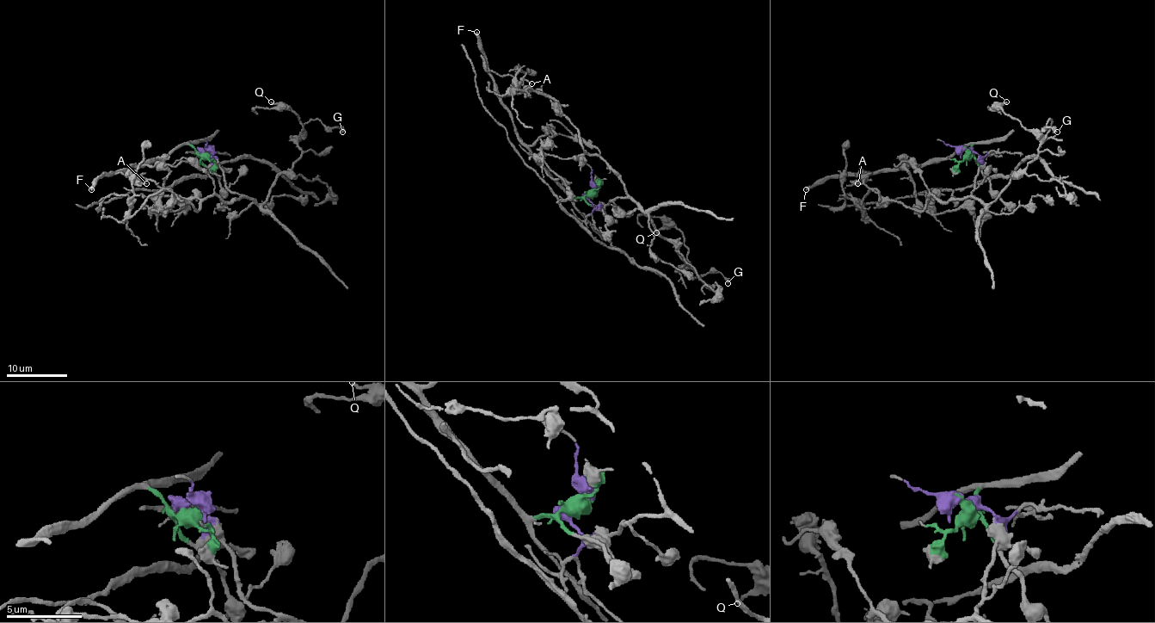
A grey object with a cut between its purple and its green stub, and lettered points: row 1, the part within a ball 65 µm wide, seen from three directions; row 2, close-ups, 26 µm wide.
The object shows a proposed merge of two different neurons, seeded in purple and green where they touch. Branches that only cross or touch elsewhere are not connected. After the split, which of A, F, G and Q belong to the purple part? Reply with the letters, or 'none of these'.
G, Q

